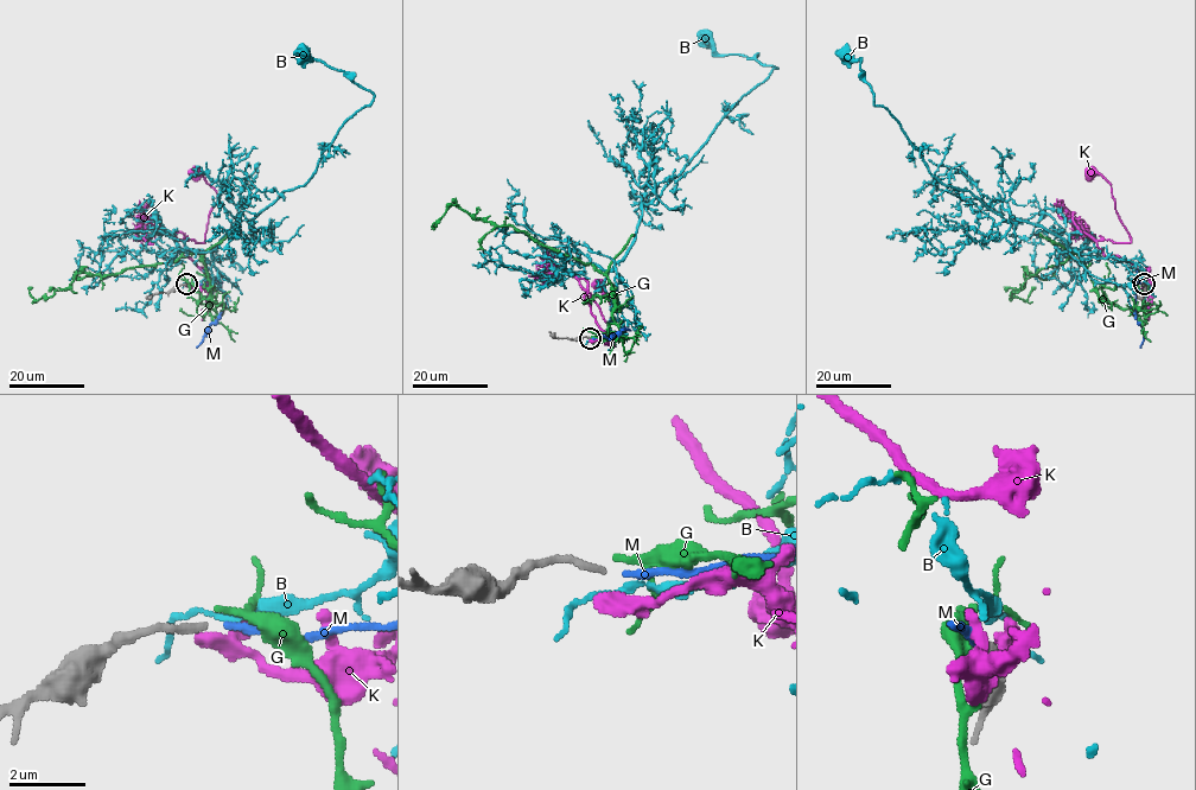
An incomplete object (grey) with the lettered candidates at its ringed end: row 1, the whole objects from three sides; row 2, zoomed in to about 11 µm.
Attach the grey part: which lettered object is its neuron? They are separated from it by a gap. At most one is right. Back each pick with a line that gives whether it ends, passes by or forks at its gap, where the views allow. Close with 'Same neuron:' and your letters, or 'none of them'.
M: It ends there
Same neuron: M

